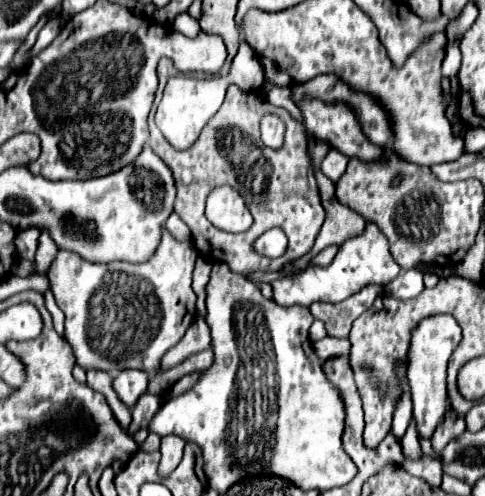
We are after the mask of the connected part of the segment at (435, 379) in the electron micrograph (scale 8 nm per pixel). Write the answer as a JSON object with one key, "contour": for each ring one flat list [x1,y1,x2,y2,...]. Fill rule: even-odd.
{"contour":[[432,315,420,321,416,327,416,333,412,333,412,345,410,345,410,365,408,365,408,381,412,391,412,415,416,421,418,437,430,439,436,427,444,421,444,415,448,411,448,397,446,397,446,365,450,355,454,353,456,345,460,343,462,333,452,319,452,315]]}

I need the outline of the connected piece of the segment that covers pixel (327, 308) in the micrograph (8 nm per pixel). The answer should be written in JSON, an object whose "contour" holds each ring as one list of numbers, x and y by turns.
{"contour":[[372,285,376,291,366,291,366,287,362,291,358,291,356,295,352,295,348,301,340,303,324,303,314,302,310,311,314,317,322,319,326,323,326,333,328,337,348,337,352,321,364,313,368,307,372,307,374,299,378,295,384,293,384,287,380,285]]}

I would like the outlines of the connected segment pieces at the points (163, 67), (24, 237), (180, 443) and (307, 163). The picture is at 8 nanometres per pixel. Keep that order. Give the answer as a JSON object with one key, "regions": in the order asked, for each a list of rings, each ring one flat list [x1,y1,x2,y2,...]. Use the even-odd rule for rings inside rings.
{"regions":[[[160,59,160,63,158,63,160,85,166,85,166,75,176,75,176,69,174,69,174,65,170,63,170,59]],[[28,229,28,231,18,231,14,245,16,245,16,255,22,259,34,259,36,245,38,245,40,231,38,229]],[[168,435,161,438,161,460,158,467,158,475,167,477,176,469,183,457,186,442,178,436]],[[230,85,226,93,226,103,222,105,222,109,204,127,200,139,186,151,176,151,164,139,160,129,154,125,154,115,150,115,150,145,164,161,168,161,168,167,172,169,172,173,176,173,176,185,178,185,176,213,190,227,194,247,202,259,208,259,210,263,226,261,232,271,248,275,250,271,280,271,280,267,286,261,298,259,312,249,312,243,324,223,324,209,322,209,316,179,314,179,306,131,304,131,304,125,298,123,286,109,274,107,272,103,268,103,268,99,260,89,242,91,240,87],[274,109,278,109,276,113,284,119,284,123,288,123,288,135,284,143,300,143,292,151,290,149,272,151,268,147,256,145,260,143,258,121,266,111,274,111],[228,143,252,143,252,147,240,161,234,161,234,155,228,153,228,147,230,147],[218,185,232,185,246,197,246,203,254,215,254,223,248,231,228,233,214,227,206,219,204,215,206,197],[270,227,282,227,288,237,288,249,278,259,264,257,252,249,254,239,260,237]]]}

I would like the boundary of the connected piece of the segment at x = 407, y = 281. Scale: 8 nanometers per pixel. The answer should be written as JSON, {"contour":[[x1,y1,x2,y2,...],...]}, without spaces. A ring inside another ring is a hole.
{"contour":[[418,269,410,271,400,271,400,275,386,285,386,293,396,297,396,299,414,299,424,291,424,275]]}

